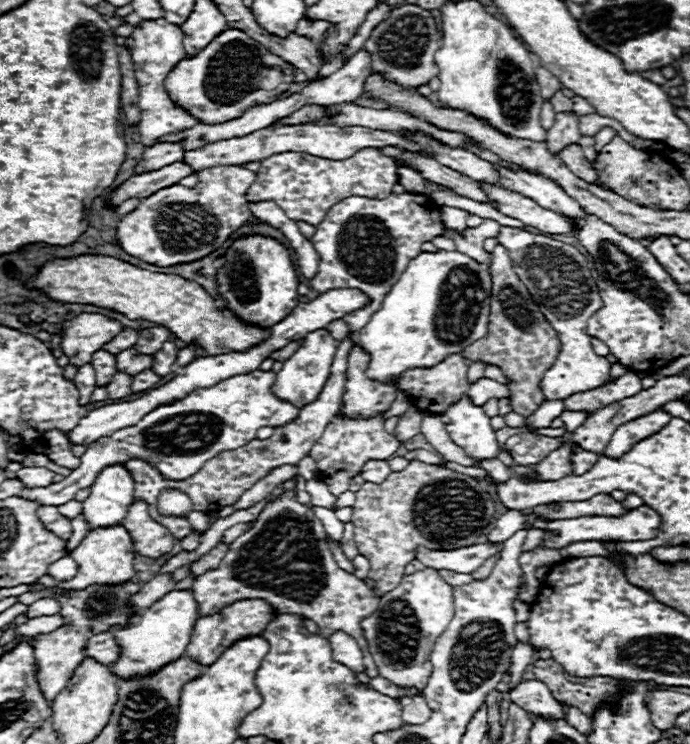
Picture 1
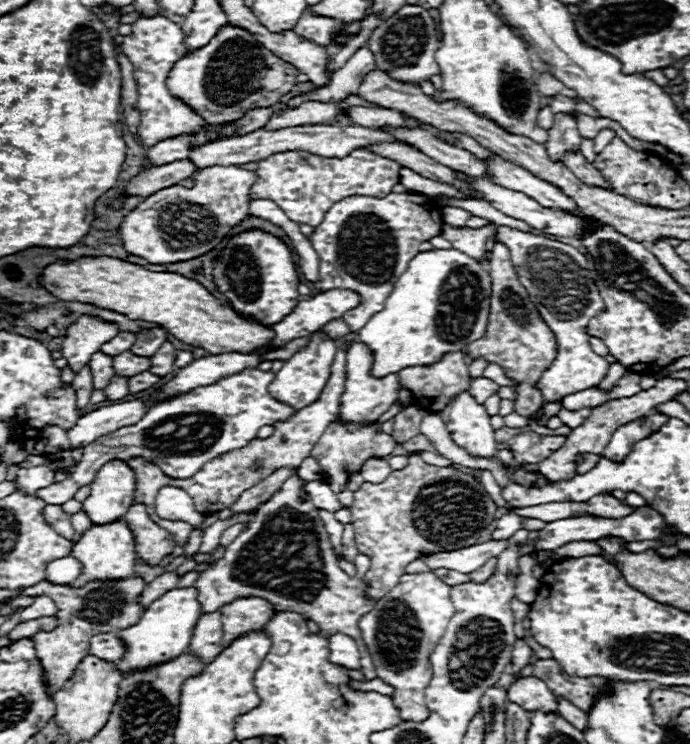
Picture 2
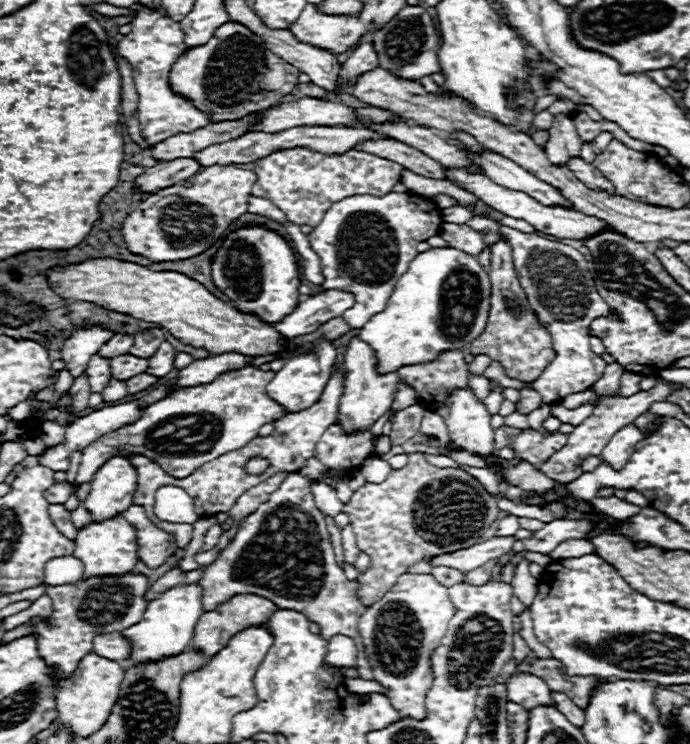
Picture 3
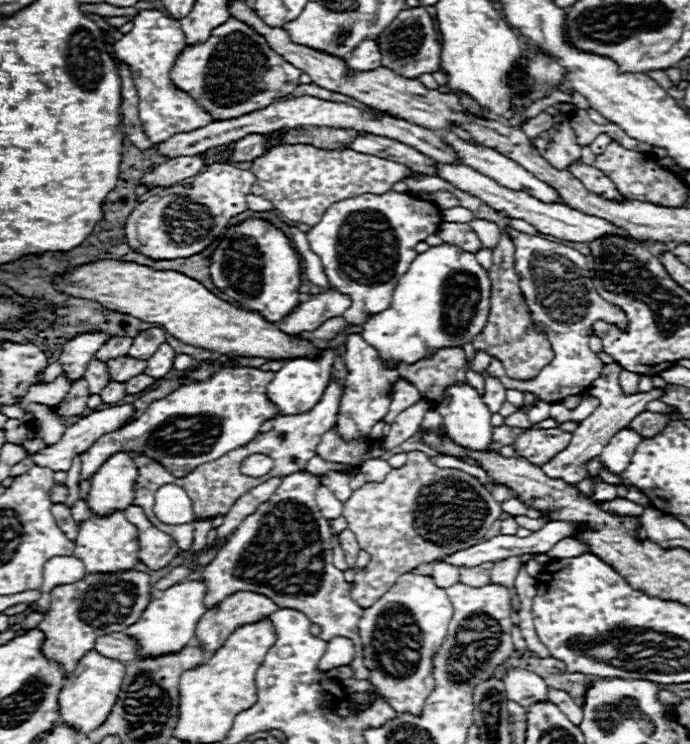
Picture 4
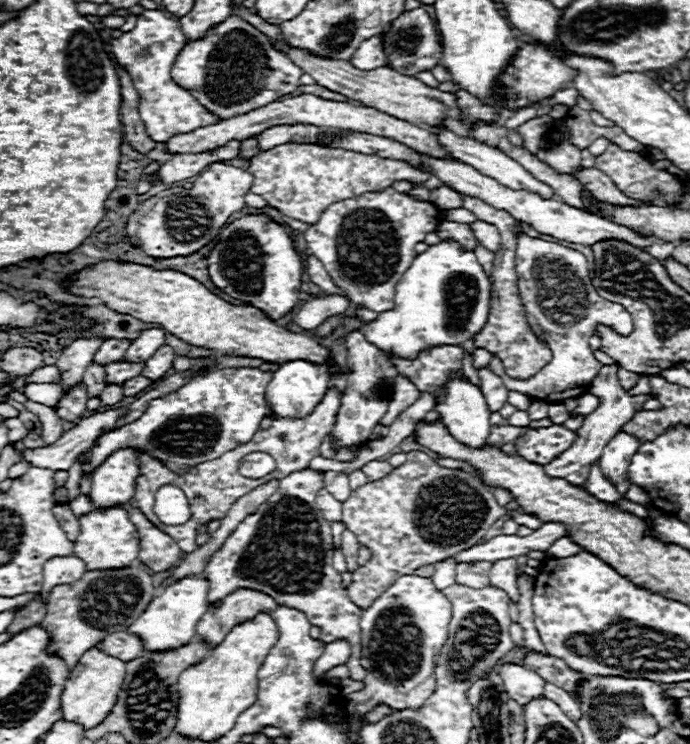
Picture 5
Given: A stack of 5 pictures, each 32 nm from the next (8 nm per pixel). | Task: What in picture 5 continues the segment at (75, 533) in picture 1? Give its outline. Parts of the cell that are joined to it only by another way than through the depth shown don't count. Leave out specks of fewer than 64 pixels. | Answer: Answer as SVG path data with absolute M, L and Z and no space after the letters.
M78 496L78 498L76 498L72 504L70 504L70 508L74 510L76 518L80 518L80 516L84 516L84 514L88 514L88 512L92 510L88 496Z

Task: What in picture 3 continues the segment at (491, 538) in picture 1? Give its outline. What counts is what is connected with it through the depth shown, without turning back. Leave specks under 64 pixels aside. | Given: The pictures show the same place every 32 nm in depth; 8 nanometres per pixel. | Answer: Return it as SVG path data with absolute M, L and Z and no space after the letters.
M508 514L508 516L504 516L504 518L498 522L498 532L496 532L496 536L514 536L514 532L516 532L518 528L520 528L518 516Z

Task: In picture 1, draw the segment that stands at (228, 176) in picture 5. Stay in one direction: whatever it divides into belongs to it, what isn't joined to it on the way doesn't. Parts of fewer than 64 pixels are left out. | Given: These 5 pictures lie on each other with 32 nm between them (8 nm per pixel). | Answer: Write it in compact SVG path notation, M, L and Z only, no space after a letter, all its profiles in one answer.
M214 166L198 172L198 176L200 182L196 188L184 188L180 184L162 188L156 194L144 198L134 212L126 214L116 226L116 240L120 248L126 254L154 266L176 266L178 262L196 262L198 258L204 258L218 250L240 226L254 224L258 220L254 214L250 214L250 208L244 198L246 190L256 180L256 172L246 170L242 166Z

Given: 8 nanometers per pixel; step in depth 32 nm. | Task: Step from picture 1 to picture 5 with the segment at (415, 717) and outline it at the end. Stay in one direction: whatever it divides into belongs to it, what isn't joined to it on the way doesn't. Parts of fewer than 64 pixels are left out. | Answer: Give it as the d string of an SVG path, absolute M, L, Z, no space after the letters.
M404 574L380 598L364 610L360 618L362 632L362 666L366 668L366 688L346 696L346 710L350 718L370 712L376 704L386 704L392 710L418 710L434 692L434 662L442 644L448 638L448 622L452 618L452 604L446 594L438 590L432 578Z

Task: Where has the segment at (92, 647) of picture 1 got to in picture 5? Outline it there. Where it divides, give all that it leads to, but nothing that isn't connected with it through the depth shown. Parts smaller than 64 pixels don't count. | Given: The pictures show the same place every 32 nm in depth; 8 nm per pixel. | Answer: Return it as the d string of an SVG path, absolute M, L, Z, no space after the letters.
M114 632L102 642L96 644L100 650L106 650L106 654L114 654L114 658L122 658L128 662L130 658L136 658L142 652L142 642L138 636L128 634L128 632Z

